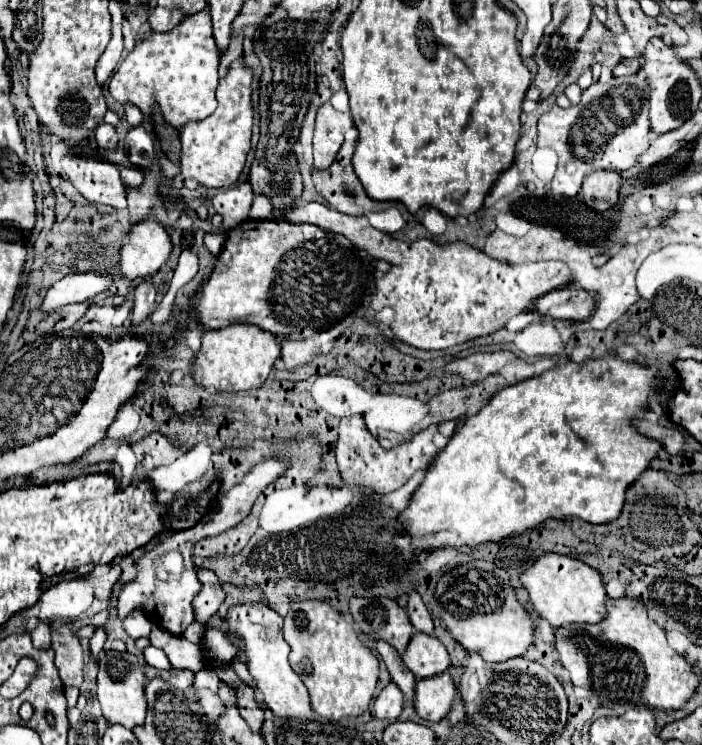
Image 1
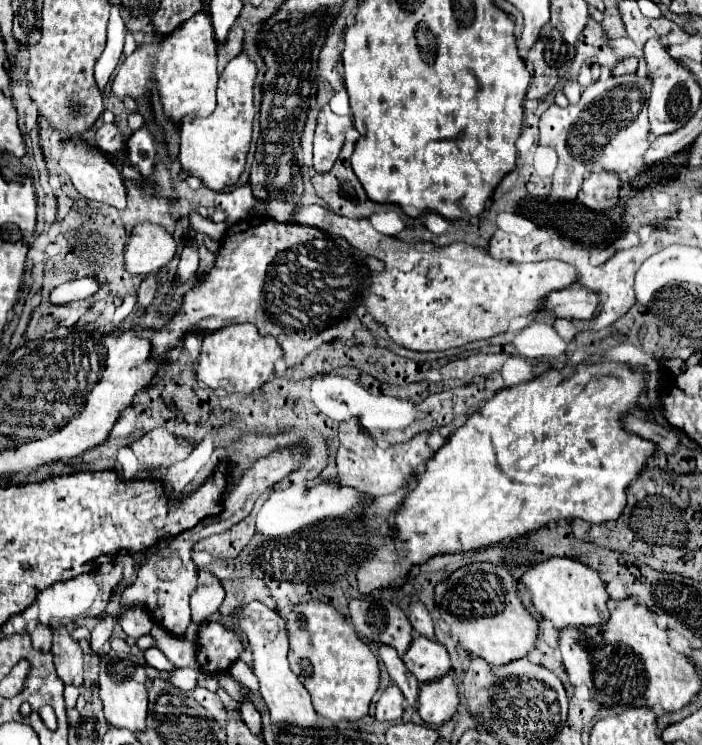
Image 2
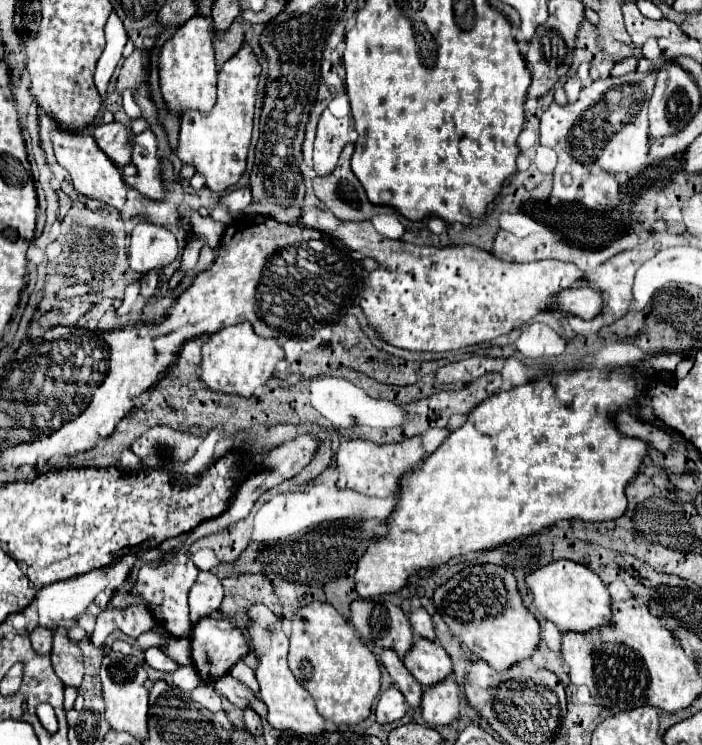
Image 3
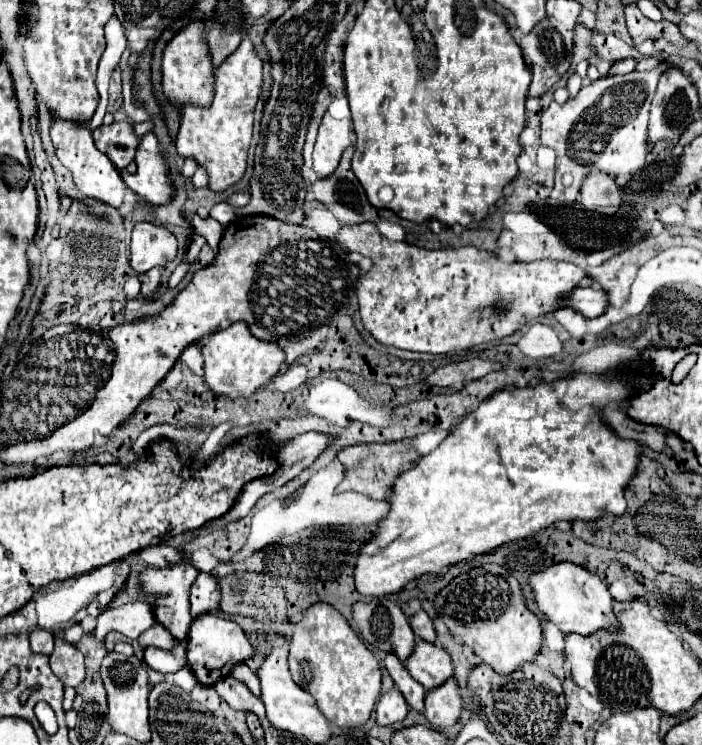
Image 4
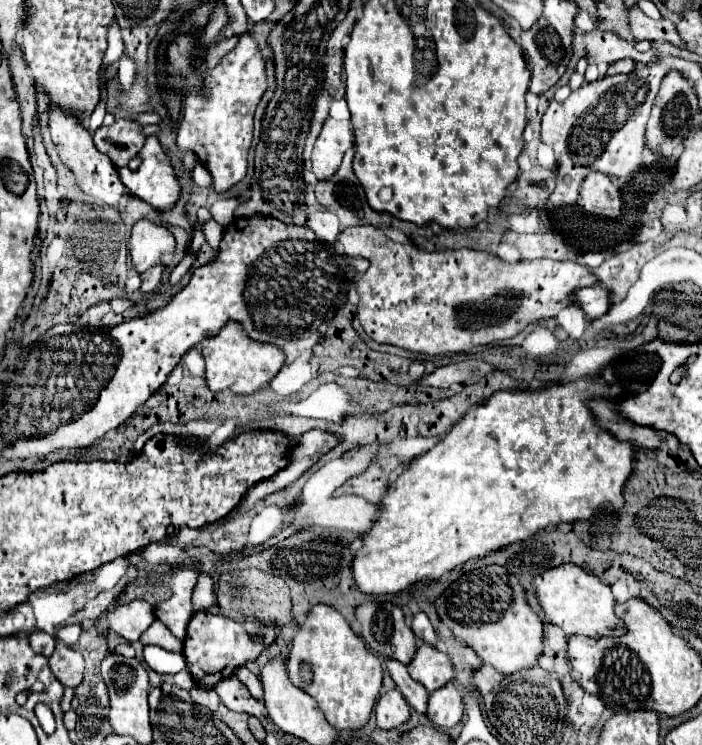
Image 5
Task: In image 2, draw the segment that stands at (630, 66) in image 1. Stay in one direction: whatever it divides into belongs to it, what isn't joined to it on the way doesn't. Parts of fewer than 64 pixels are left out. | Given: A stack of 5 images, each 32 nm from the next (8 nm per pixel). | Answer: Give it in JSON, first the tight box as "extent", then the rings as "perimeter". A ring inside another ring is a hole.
{"extent":[612,58,638,76],"perimeter":[[[626,58],[626,60],[622,60],[620,64],[616,64],[616,66],[614,66],[612,74],[614,74],[614,76],[632,74],[632,72],[636,72],[636,68],[638,68],[638,60],[636,60],[636,58]]]}

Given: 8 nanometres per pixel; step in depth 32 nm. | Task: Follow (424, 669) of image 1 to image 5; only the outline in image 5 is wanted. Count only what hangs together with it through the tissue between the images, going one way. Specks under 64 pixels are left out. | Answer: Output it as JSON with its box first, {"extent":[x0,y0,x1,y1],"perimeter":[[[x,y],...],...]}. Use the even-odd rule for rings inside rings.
{"extent":[408,644,454,692],"perimeter":[[[420,644],[414,660],[408,664],[408,672],[418,682],[422,682],[428,692],[434,692],[454,680],[454,668],[450,658],[428,644]]]}

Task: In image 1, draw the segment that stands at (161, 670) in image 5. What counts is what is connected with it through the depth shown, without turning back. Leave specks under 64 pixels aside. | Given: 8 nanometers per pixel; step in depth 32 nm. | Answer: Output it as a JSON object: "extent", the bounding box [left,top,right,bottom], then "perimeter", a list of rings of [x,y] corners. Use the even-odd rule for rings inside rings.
{"extent":[144,644,172,670],"perimeter":[[[152,644],[144,650],[144,658],[146,658],[146,662],[148,662],[150,666],[154,666],[154,668],[158,668],[158,670],[172,670],[166,654],[164,654],[160,648],[152,646]]]}

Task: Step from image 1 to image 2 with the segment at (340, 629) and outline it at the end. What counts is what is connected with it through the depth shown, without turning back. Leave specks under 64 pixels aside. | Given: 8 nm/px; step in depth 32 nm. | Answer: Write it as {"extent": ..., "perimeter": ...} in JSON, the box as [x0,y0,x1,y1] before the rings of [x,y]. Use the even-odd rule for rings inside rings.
{"extent":[288,600,380,722],"perimeter":[[[318,600],[298,604],[288,616],[288,640],[290,668],[310,692],[314,708],[322,718],[356,722],[368,714],[380,686],[378,660],[342,614]]]}

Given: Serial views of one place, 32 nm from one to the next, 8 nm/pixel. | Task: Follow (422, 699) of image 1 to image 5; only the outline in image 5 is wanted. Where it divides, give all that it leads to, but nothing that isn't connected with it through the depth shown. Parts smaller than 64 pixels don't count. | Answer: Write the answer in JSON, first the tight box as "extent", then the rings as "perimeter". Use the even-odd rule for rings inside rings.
{"extent":[428,682,464,728],"perimeter":[[[454,682],[430,694],[428,700],[428,716],[440,728],[452,728],[462,720],[464,706],[462,694]]]}

